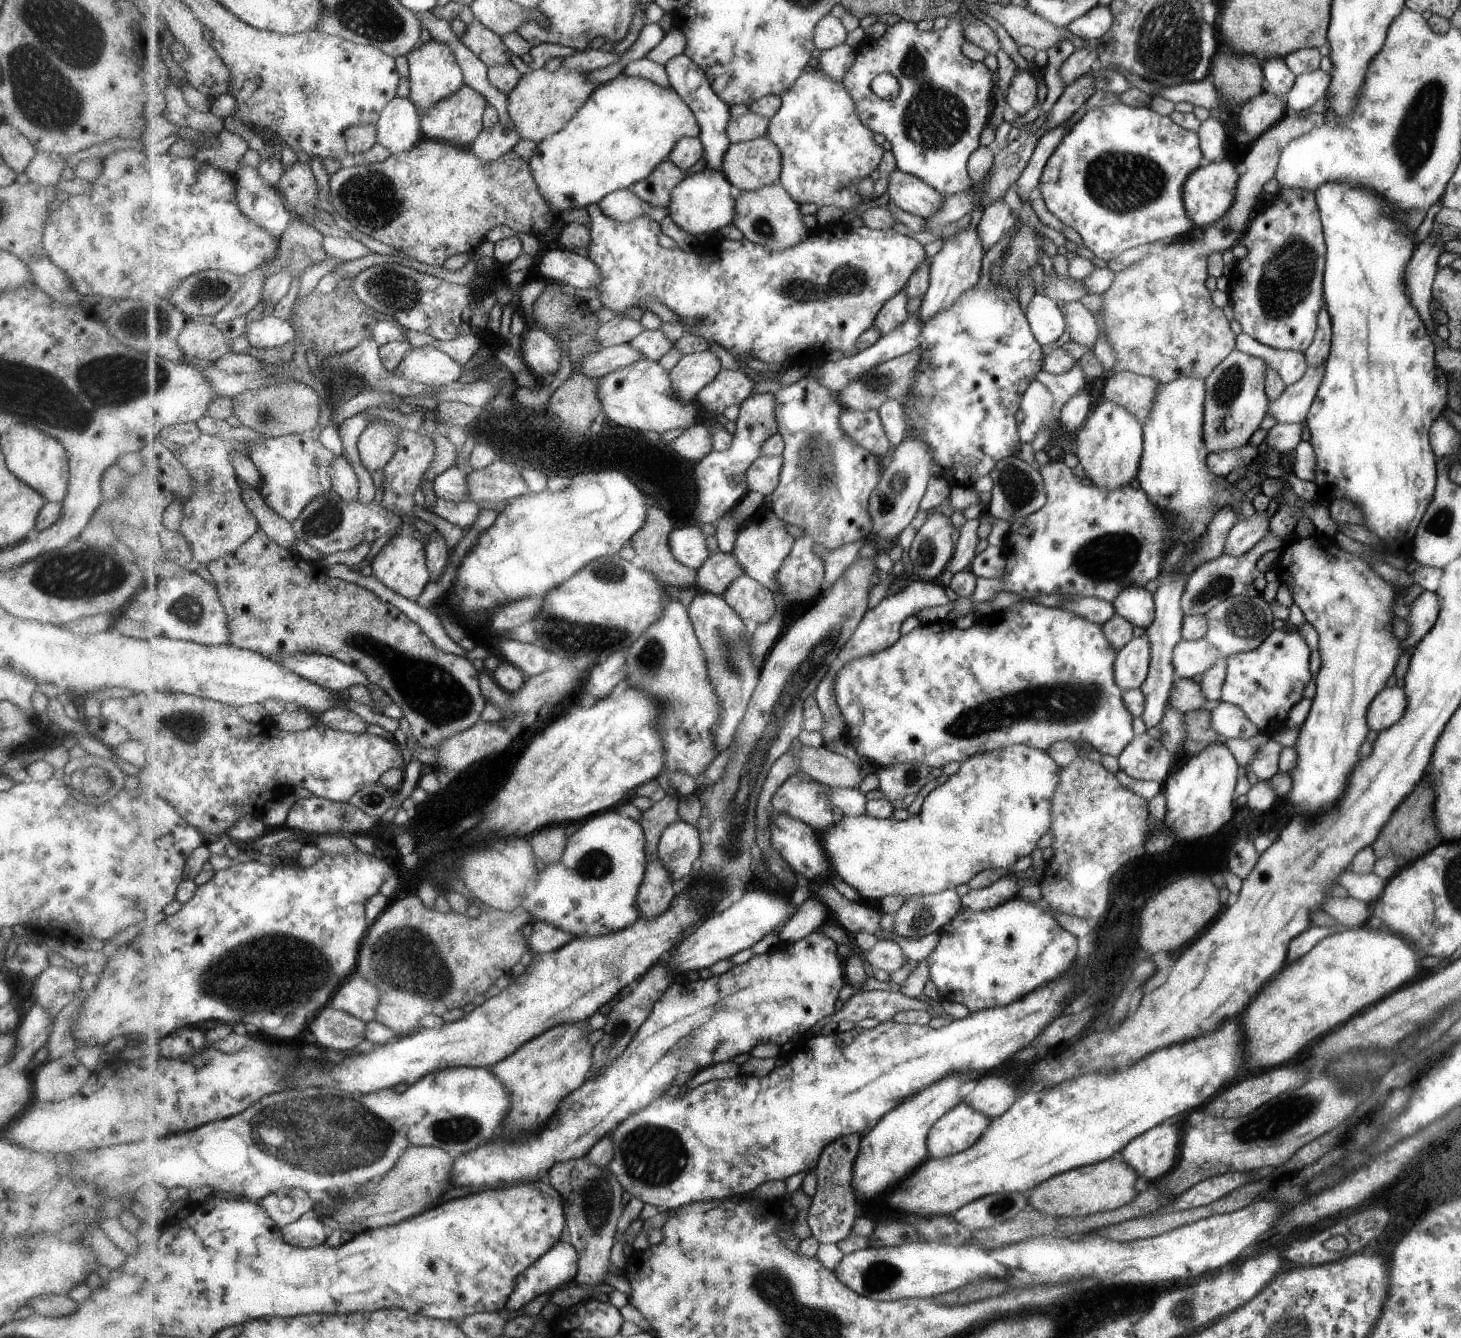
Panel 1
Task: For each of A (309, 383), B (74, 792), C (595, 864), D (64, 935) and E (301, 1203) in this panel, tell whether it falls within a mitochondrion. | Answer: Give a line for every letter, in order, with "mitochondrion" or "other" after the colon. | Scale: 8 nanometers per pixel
A: other
B: mitochondrion
C: mitochondrion
D: other
E: other

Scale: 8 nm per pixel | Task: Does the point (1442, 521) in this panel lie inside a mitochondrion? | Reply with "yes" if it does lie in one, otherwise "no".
yes

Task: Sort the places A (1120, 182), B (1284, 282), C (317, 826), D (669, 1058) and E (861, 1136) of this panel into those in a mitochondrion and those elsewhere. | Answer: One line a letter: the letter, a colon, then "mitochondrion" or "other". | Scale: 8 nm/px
A: mitochondrion
B: mitochondrion
C: mitochondrion
D: mitochondrion
E: other

